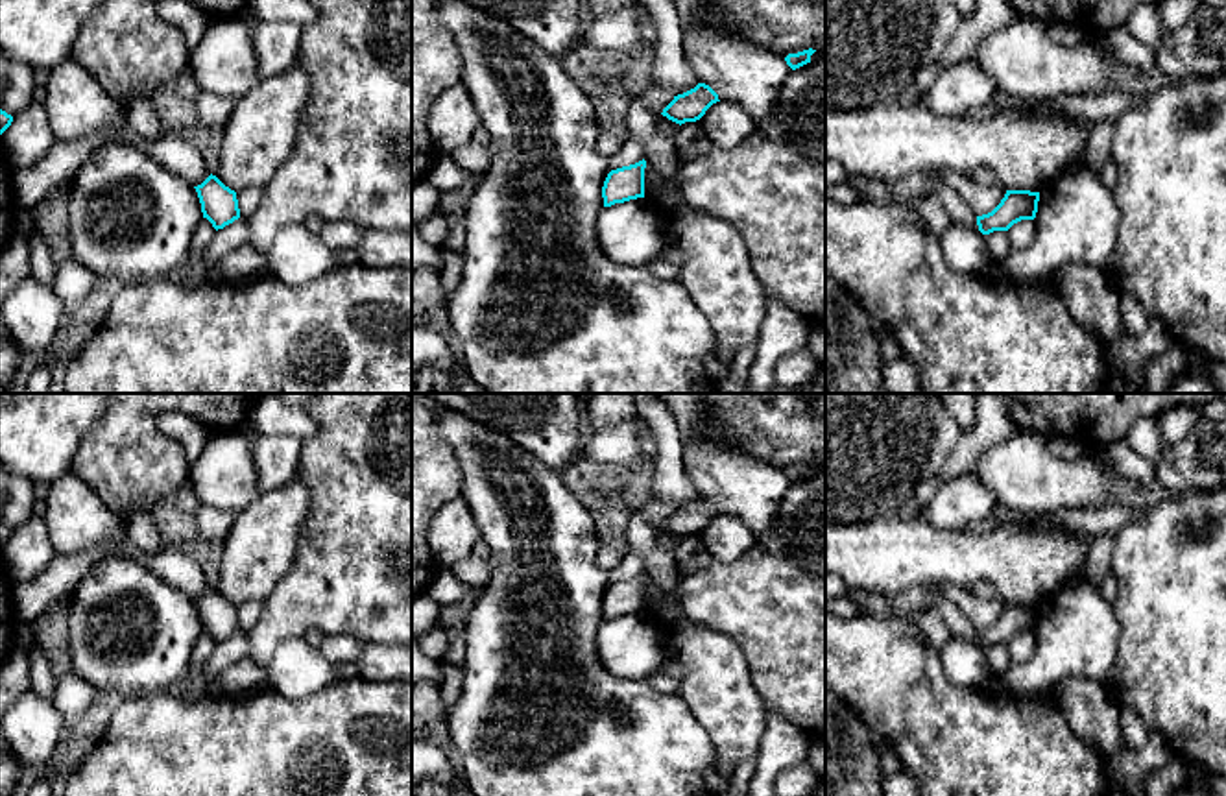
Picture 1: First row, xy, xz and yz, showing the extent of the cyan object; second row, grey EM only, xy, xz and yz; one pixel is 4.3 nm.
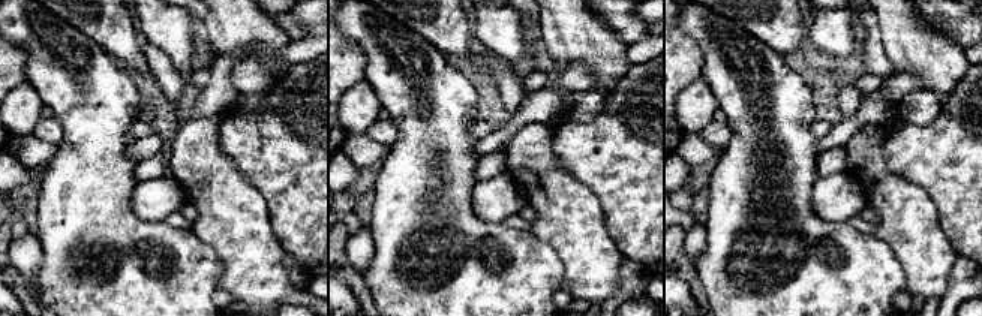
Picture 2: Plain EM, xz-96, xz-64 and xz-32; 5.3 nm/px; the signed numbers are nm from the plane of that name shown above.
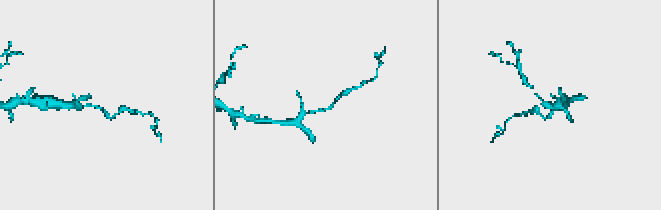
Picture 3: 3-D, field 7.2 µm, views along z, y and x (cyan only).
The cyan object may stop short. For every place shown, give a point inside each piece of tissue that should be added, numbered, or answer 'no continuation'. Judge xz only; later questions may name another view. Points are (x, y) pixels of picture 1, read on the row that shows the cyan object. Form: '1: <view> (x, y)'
no continuation

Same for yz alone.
no continuation

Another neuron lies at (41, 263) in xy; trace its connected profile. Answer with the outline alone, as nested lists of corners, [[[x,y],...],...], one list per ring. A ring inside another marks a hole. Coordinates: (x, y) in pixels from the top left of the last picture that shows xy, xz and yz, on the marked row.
[[[33,233],[28,236],[30,247],[30,273],[46,284],[54,284],[55,279],[55,260],[52,257],[50,246],[44,233]]]

